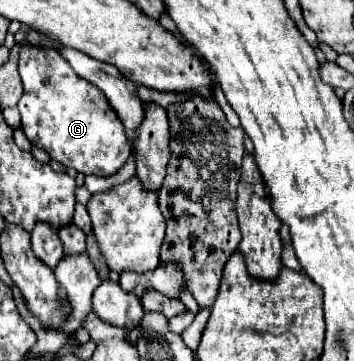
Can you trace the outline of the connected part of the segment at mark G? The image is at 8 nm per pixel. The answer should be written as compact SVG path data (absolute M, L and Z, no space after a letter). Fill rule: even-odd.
M24 47L20 51L18 71L24 85L18 111L22 115L22 131L32 145L82 175L110 177L122 167L130 153L124 125L100 89L80 79L56 49Z

